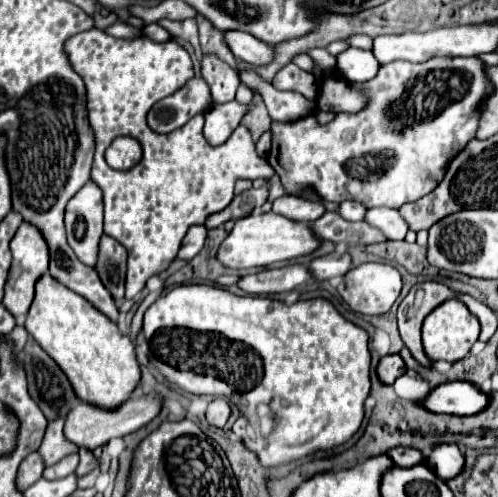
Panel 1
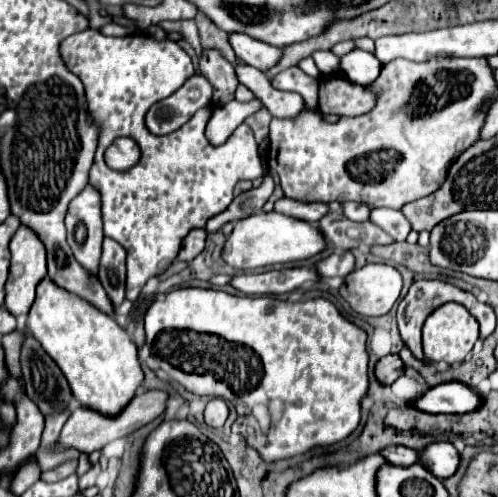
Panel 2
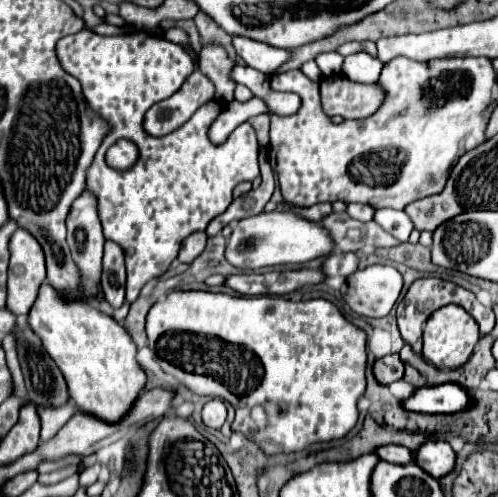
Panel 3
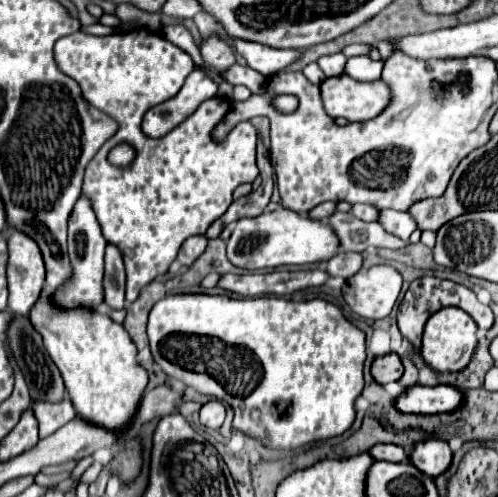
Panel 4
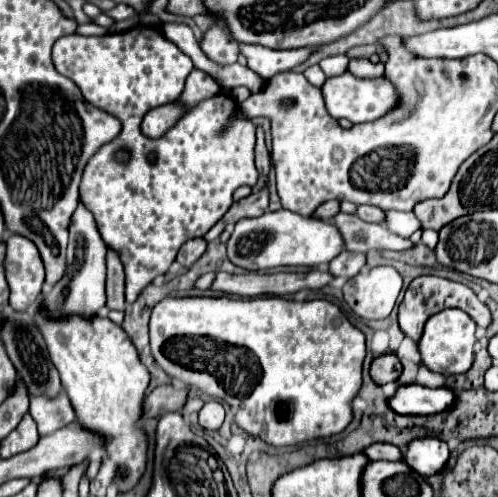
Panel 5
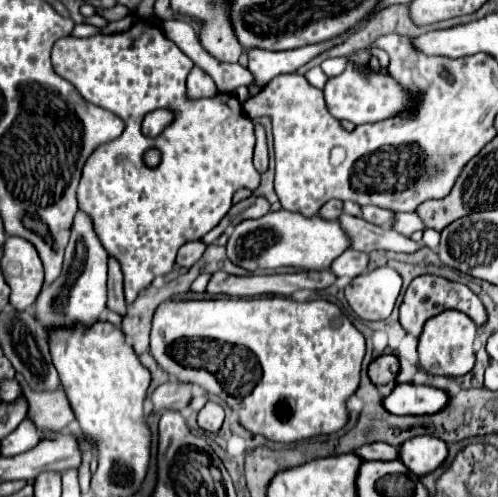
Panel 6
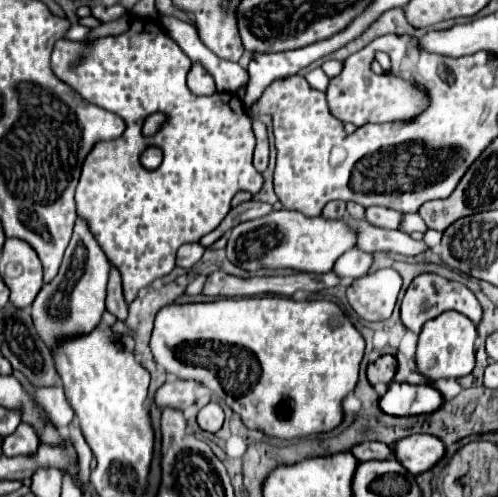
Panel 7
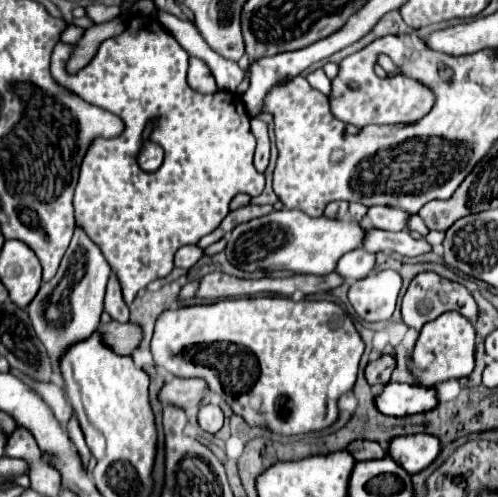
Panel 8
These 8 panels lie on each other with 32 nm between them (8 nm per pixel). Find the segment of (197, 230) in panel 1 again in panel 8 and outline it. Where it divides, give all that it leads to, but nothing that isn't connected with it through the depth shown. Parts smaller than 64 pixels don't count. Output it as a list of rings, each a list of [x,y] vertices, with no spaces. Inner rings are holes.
[[[192,244],[192,246],[184,246],[184,248],[180,248],[180,250],[176,252],[174,264],[176,264],[178,268],[190,270],[190,268],[202,258],[202,254],[204,254],[204,250],[202,250],[200,246],[196,246],[196,244]]]

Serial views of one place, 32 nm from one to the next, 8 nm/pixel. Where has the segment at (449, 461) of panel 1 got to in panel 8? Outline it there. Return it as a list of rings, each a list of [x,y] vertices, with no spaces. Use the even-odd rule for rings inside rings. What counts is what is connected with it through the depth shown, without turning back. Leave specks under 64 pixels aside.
[[[430,434],[400,436],[388,444],[388,454],[410,474],[428,468],[440,454],[440,440]]]

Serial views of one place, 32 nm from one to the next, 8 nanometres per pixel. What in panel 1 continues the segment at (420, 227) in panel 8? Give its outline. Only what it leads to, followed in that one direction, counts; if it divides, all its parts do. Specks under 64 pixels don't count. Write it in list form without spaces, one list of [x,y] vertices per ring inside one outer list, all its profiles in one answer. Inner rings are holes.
[[[370,208],[364,216],[364,220],[380,230],[388,240],[404,240],[408,226],[404,224],[404,220],[398,216],[398,210],[390,210],[390,208]]]

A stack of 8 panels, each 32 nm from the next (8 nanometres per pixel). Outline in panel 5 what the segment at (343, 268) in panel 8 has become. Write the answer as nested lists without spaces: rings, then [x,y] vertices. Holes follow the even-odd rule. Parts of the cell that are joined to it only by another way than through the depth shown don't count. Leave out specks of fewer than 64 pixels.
[[[340,252],[330,264],[328,264],[328,272],[332,276],[344,276],[344,278],[352,278],[356,276],[362,266],[366,264],[366,258],[364,254],[358,254],[358,252]]]

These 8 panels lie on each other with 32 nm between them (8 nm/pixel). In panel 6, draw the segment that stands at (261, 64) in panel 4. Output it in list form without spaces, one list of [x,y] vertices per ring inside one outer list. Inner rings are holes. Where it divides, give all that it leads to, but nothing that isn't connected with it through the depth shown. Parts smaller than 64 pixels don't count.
[[[338,36],[332,42],[304,46],[304,48],[296,48],[296,50],[284,50],[284,52],[272,52],[272,50],[264,50],[264,48],[244,48],[248,54],[248,60],[250,60],[248,70],[256,78],[256,84],[250,86],[250,96],[258,94],[260,88],[264,88],[264,84],[268,84],[268,80],[272,80],[274,76],[294,72],[296,68],[304,66],[308,60],[312,60],[314,56],[324,52],[324,48],[330,48],[332,44],[338,44],[340,40],[344,40],[344,36]]]

